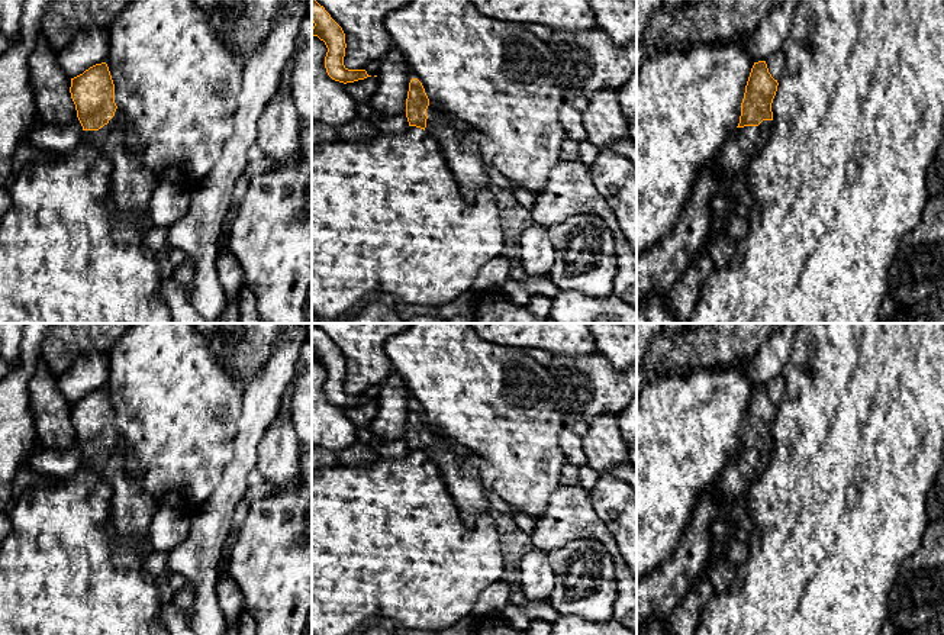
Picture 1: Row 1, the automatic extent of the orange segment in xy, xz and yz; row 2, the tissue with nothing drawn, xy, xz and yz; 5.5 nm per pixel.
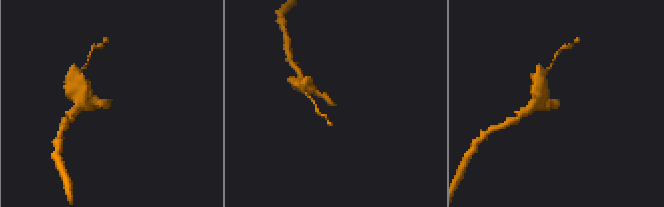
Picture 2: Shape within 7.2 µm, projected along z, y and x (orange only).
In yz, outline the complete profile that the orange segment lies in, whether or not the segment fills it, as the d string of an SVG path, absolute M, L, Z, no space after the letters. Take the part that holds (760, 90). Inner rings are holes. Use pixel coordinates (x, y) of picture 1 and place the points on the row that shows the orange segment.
M766 61L754 62L741 103L738 126L728 135L716 161L718 174L728 183L728 194L711 202L711 225L705 244L693 255L693 260L708 254L708 239L712 235L725 233L725 217L735 210L729 183L737 177L745 177L753 157L767 144L773 126L771 103L777 91L777 80L769 72Z

